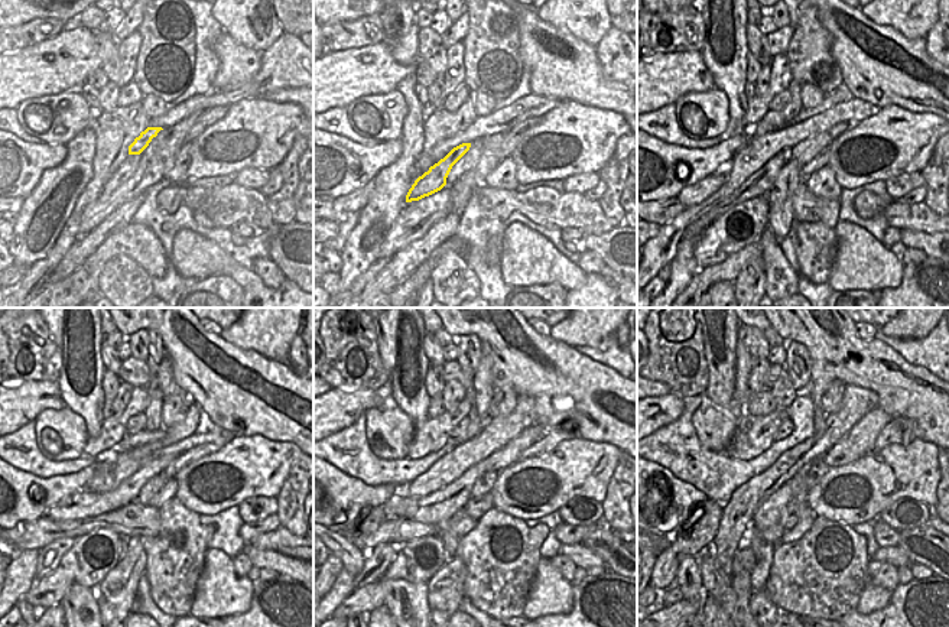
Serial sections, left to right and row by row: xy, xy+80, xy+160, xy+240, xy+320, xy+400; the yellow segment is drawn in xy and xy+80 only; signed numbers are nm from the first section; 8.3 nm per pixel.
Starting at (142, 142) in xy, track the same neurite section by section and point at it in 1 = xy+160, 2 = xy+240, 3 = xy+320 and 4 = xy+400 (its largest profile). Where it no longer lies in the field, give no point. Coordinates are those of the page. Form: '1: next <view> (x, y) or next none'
1: next xy+160 (760, 182)
2: next xy+240 (49, 556)
3: next xy+320 (374, 567)
4: next xy+400 (673, 594)

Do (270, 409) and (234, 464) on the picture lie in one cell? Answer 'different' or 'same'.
different

